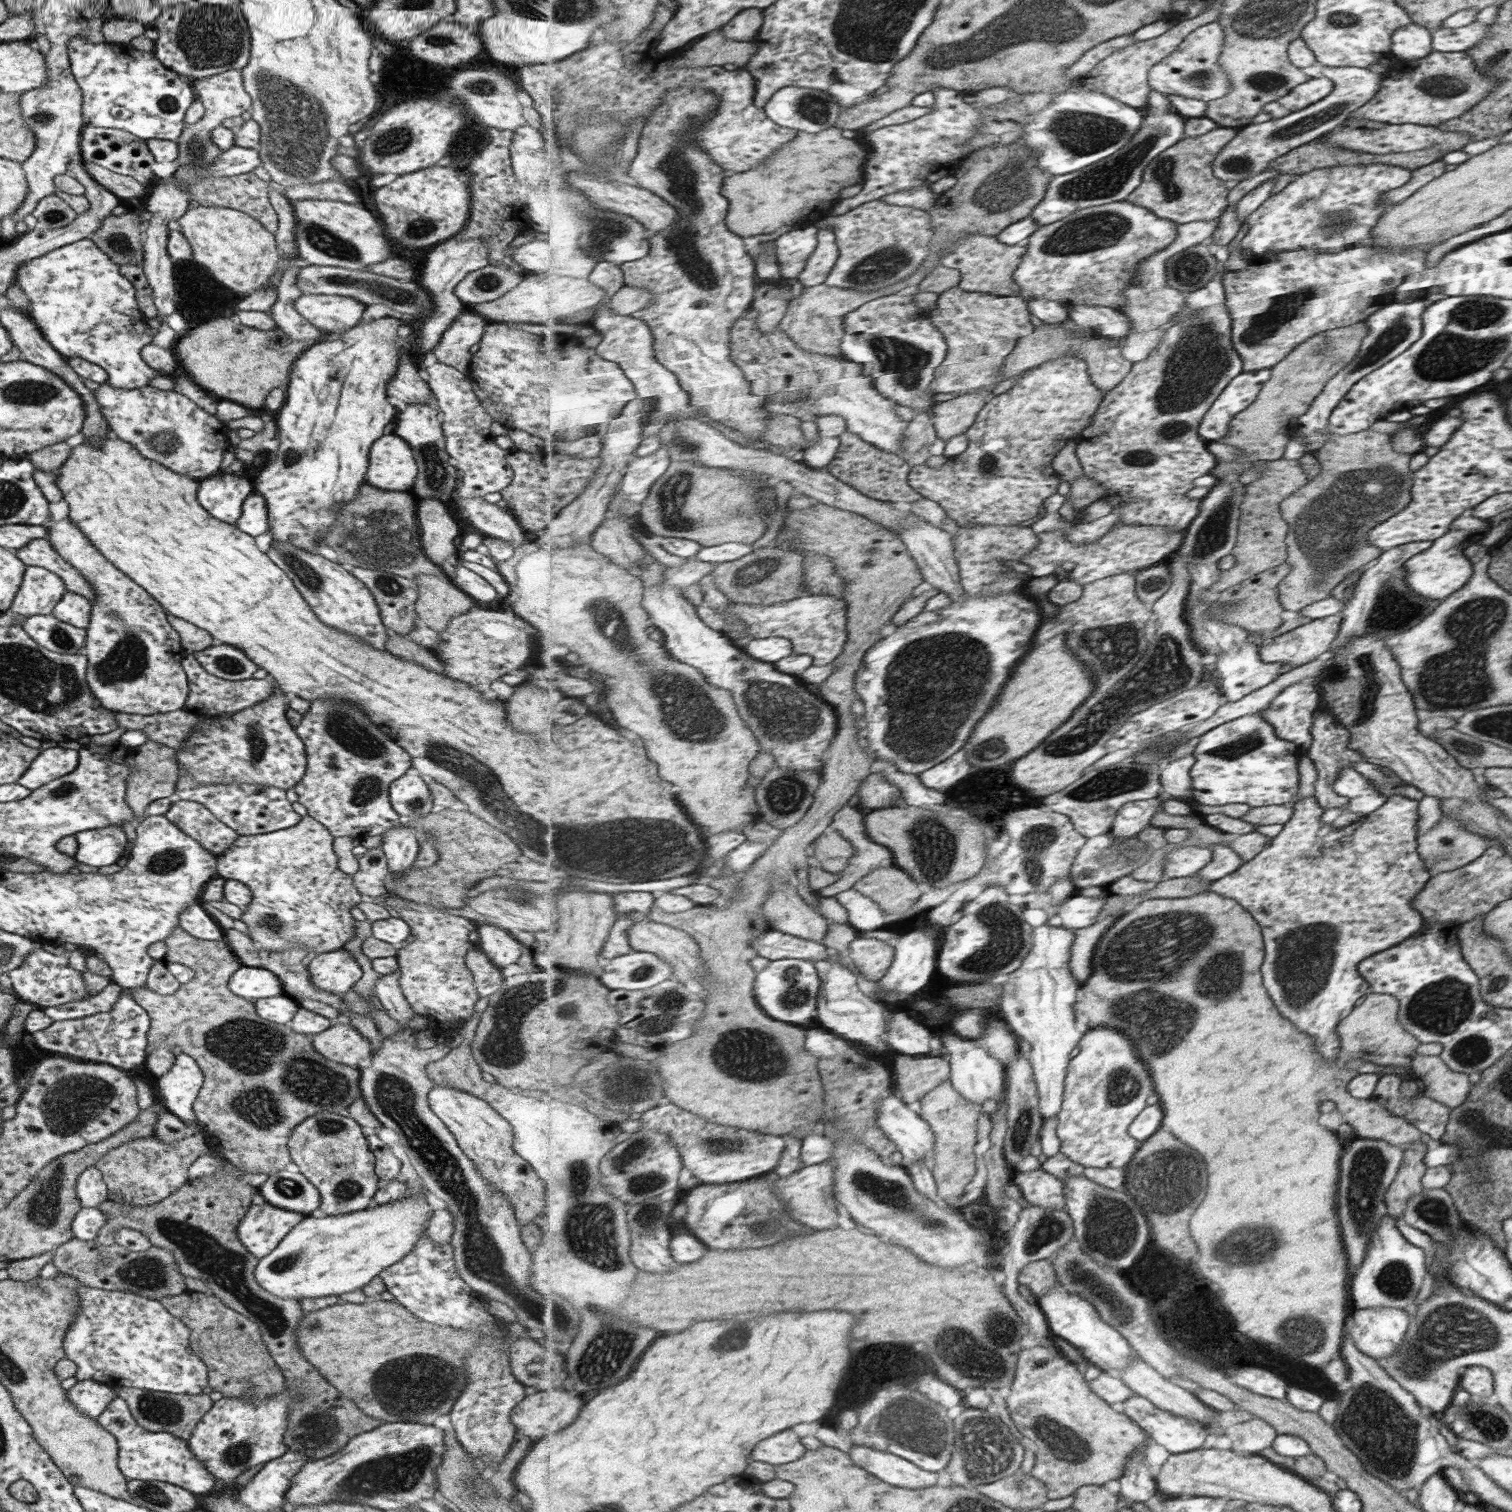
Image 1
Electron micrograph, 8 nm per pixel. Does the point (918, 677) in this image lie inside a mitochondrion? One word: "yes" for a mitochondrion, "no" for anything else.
yes

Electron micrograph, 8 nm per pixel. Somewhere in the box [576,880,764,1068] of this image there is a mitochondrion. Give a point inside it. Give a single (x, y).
(673, 1003)

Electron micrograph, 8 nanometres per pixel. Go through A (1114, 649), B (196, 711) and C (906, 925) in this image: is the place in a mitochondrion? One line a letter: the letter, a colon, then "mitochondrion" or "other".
A: mitochondrion
B: other
C: other

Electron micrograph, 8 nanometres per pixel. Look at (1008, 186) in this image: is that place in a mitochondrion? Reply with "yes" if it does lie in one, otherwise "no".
yes

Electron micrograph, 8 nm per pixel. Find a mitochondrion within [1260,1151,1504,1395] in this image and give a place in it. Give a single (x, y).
(1448, 1331)

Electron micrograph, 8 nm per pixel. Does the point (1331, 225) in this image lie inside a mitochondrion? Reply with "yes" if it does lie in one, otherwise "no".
yes

